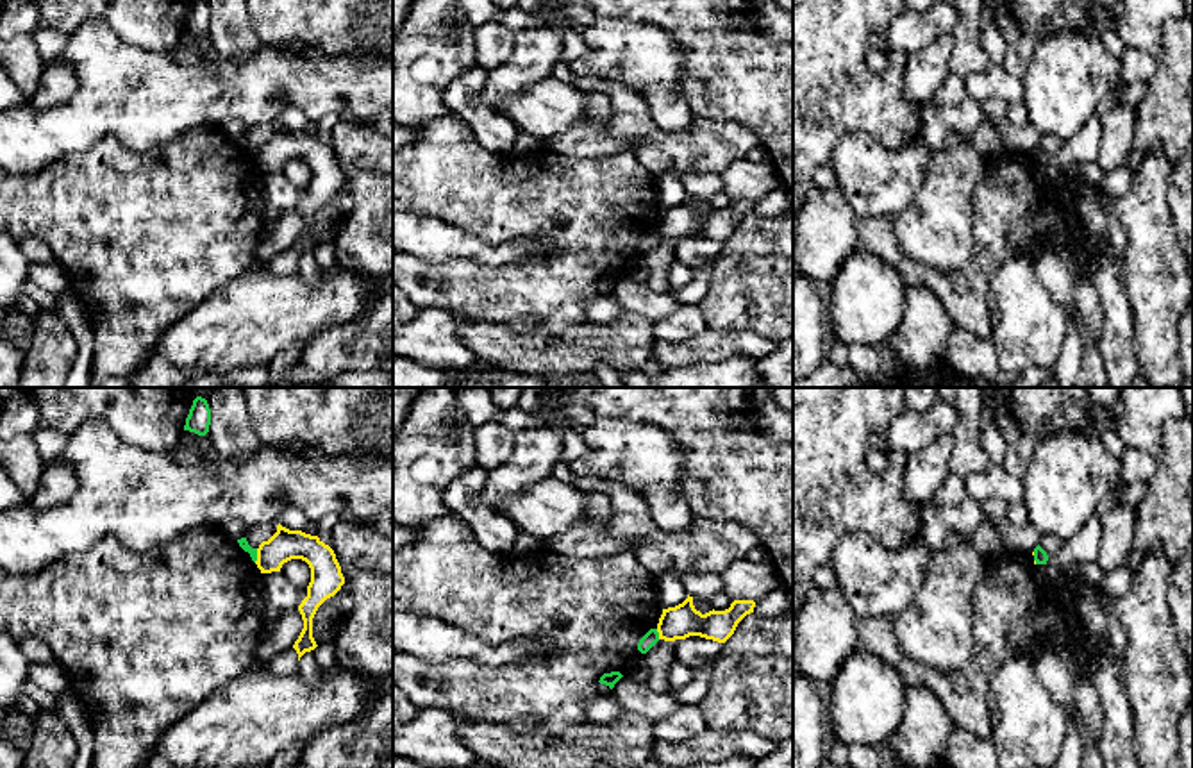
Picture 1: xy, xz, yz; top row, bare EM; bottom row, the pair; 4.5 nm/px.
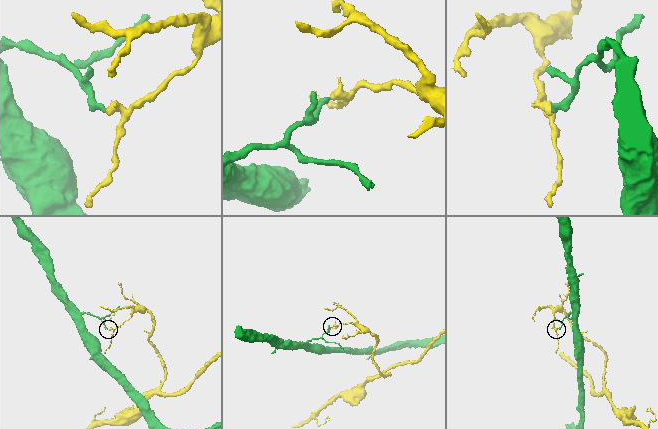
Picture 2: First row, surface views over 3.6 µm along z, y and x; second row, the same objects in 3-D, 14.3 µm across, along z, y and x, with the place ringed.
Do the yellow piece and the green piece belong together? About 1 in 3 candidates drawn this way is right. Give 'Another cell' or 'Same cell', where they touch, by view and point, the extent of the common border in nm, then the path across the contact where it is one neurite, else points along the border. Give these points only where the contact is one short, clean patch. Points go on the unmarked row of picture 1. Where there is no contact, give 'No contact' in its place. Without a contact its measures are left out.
Another cell. Touches yellow at xy (258, 156). Shared border 70 nm. Boundary: xy (258, 149), (254, 161)

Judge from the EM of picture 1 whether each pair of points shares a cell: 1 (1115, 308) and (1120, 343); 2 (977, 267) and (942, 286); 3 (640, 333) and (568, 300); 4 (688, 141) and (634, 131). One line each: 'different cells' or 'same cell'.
1: same cell
2: same cell
3: different cells
4: same cell

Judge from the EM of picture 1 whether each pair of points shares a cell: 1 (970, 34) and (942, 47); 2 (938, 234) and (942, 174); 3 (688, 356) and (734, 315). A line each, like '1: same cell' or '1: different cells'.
1: different cells
2: same cell
3: different cells

